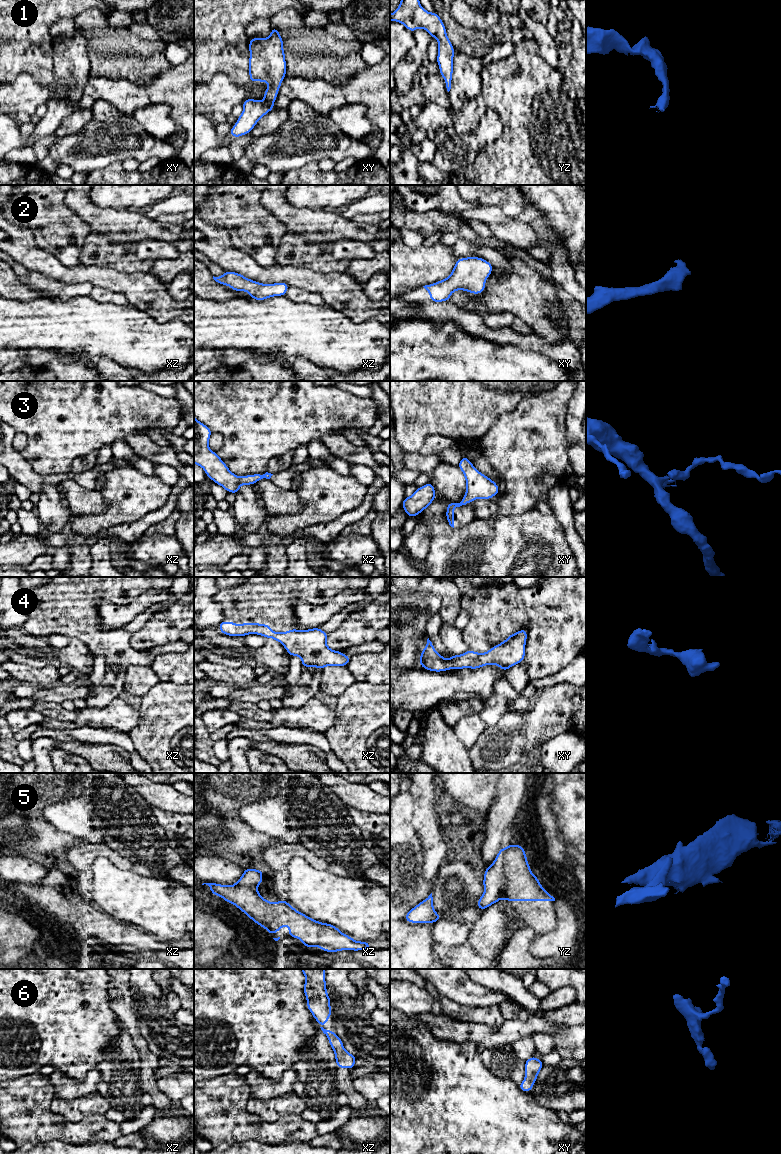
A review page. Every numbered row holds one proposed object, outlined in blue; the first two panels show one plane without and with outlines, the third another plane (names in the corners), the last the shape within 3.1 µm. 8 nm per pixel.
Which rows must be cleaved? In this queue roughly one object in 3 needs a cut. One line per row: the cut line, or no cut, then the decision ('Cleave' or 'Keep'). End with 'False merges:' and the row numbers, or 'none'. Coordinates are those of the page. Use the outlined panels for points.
1: No split. Keep
2: No split. Keep
3: No split. Keep
4: No split. Keep
5: Split along yz (505, 849), (505, 892), (502, 897). Cleave
6: No split. Keep
False merges: 5

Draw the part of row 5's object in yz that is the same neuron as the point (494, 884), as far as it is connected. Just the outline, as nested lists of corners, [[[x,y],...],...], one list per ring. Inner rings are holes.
[[[501,848],[493,863],[484,872],[484,893],[477,901],[477,906],[481,911],[504,897],[506,887],[504,879],[504,853],[505,849]]]

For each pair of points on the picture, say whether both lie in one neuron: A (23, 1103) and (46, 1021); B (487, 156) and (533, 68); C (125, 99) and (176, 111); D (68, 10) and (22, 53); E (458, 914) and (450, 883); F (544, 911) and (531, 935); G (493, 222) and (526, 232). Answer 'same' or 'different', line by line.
A: different
B: same
C: same
D: same
E: same
F: different
G: same

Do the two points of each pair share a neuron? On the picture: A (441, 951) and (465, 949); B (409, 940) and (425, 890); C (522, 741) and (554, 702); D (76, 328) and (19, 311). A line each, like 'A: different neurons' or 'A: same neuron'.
A: same neuron
B: different neurons
C: same neuron
D: same neuron

